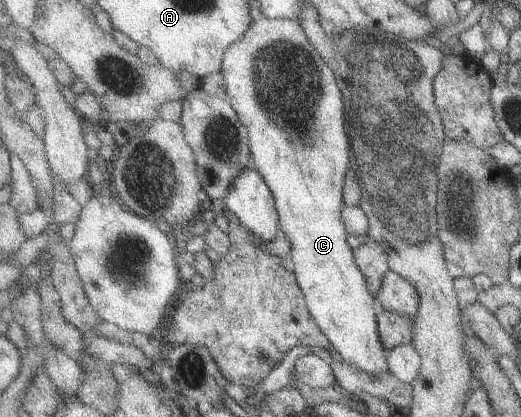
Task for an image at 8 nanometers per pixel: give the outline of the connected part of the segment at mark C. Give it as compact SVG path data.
M262 18L261 20L253 20L253 25L237 42L226 50L223 64L221 67L223 78L225 79L225 99L228 100L234 109L238 112L239 118L245 123L249 131L249 146L252 153L252 167L258 170L268 187L273 192L275 203L277 205L277 212L279 213L279 223L281 233L286 237L291 245L290 261L293 272L297 277L297 282L302 288L305 295L307 306L314 319L318 322L321 330L328 336L332 342L334 350L349 364L355 365L366 373L371 373L375 376L383 376L390 373L389 371L389 354L388 349L382 343L381 335L379 334L379 327L377 322L378 314L383 310L383 305L374 297L369 290L368 280L365 272L355 260L355 250L349 244L349 232L346 229L345 223L342 221L341 213L345 210L345 183L347 180L346 173L350 169L350 141L346 135L346 109L344 109L344 95L338 87L336 81L336 73L326 63L322 57L321 52L314 47L310 41L309 36L305 32L305 28L301 26L298 20L291 20L288 18Z

